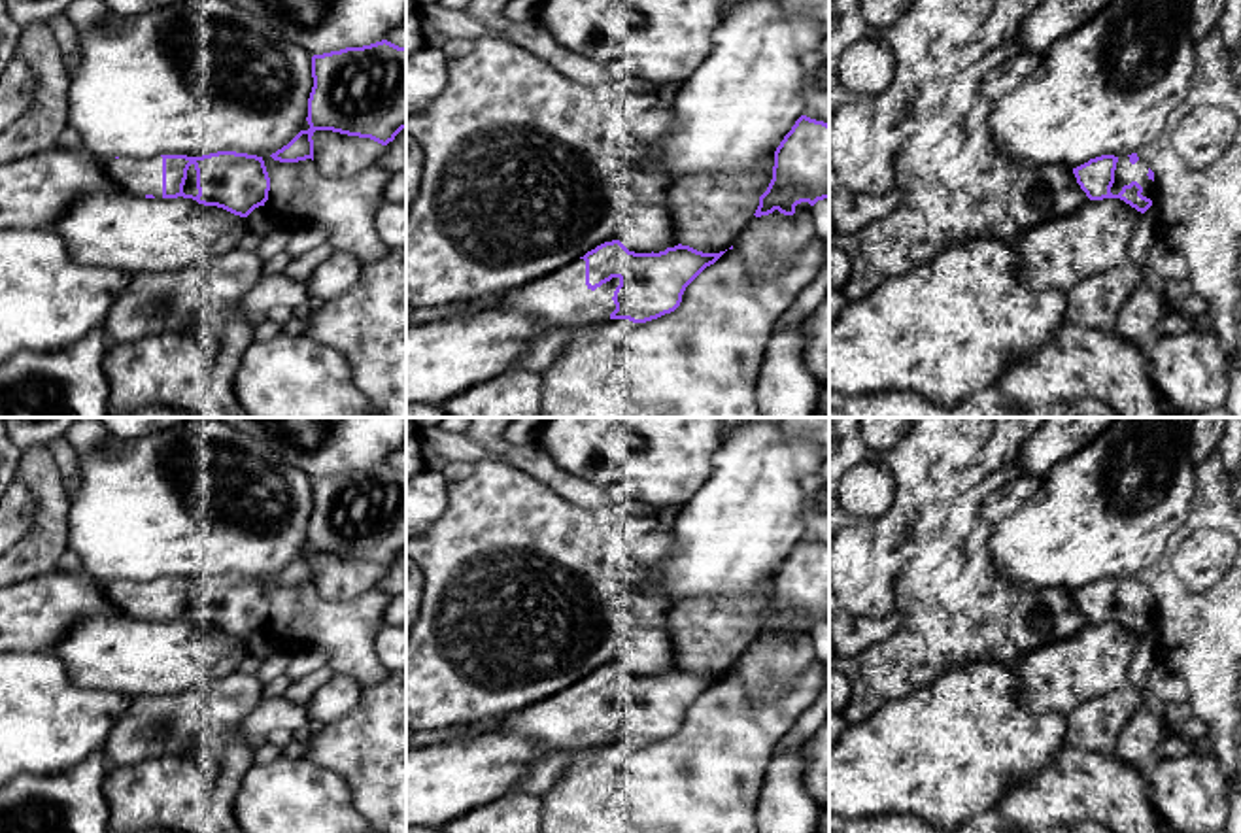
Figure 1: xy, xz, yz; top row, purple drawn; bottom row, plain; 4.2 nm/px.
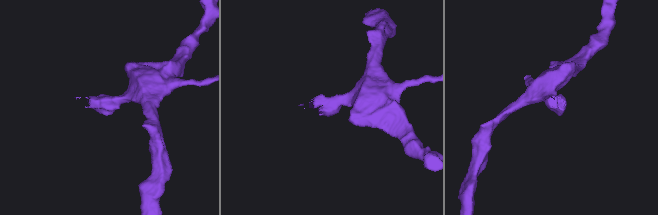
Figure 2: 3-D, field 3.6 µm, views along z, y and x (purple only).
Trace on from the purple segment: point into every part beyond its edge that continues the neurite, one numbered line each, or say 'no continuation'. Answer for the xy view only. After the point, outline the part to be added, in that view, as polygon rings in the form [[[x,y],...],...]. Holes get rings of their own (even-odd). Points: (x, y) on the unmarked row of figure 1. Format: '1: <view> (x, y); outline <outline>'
1: xy (189, 611); outline [[[191,587],[189,593],[187,593],[187,603],[185,603],[185,608],[183,608],[183,616],[193,618],[193,620],[198,618],[195,587]]]

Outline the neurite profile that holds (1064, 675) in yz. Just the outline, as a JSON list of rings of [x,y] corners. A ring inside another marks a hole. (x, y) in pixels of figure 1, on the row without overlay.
[[[1120,621],[1088,623],[1077,635],[1045,644],[1016,667],[1020,701],[1033,712],[1069,714],[1077,706],[1128,684],[1143,637]]]

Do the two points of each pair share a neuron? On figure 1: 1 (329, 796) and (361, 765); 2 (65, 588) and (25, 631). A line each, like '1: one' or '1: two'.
1: two
2: one

